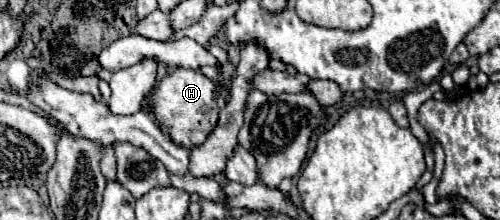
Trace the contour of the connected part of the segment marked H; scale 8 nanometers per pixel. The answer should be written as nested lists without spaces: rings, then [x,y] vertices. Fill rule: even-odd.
[[[176,68],[174,72],[162,78],[160,86],[154,88],[154,94],[146,98],[146,102],[152,104],[158,124],[164,124],[164,128],[172,128],[168,136],[176,144],[184,148],[192,148],[206,140],[206,130],[212,132],[212,128],[216,126],[216,120],[218,120],[216,98],[218,98],[216,86],[212,84],[210,78],[206,78],[202,72],[196,72],[196,70]]]

